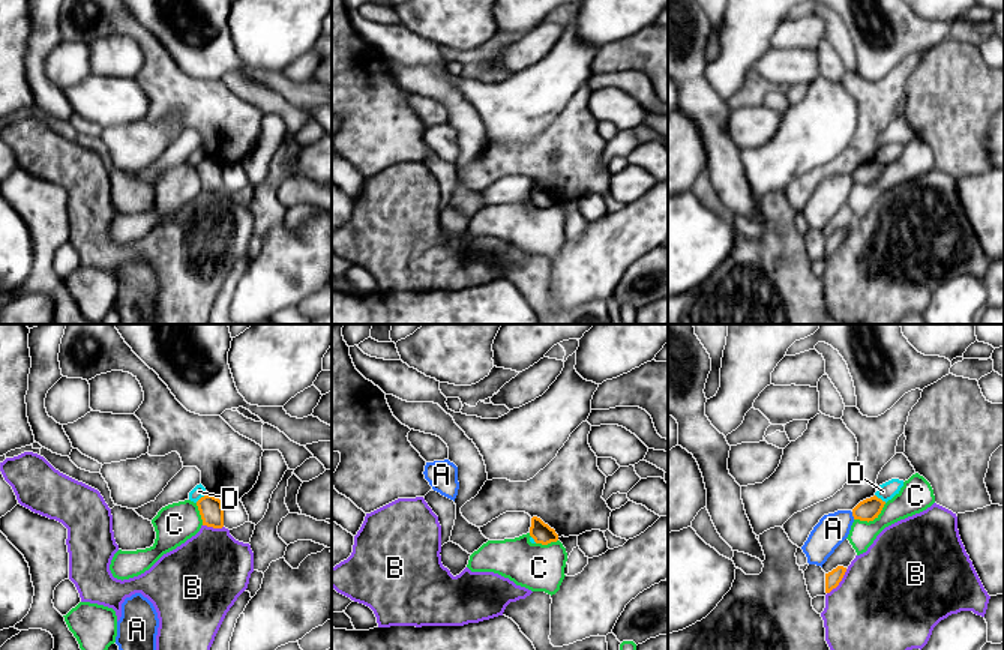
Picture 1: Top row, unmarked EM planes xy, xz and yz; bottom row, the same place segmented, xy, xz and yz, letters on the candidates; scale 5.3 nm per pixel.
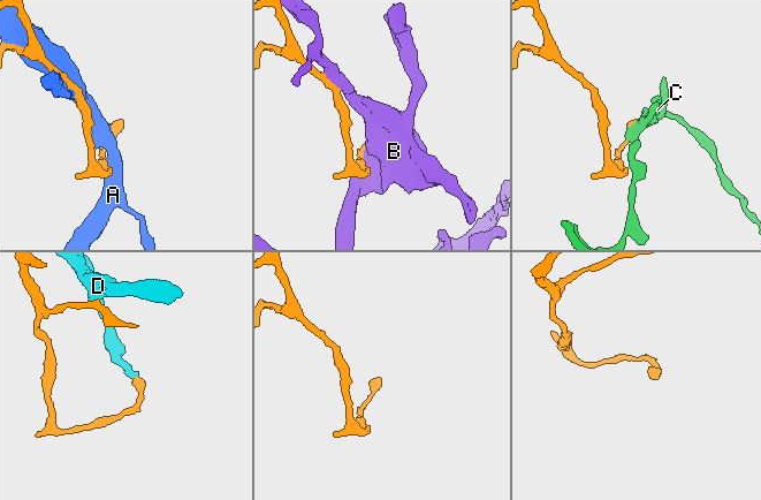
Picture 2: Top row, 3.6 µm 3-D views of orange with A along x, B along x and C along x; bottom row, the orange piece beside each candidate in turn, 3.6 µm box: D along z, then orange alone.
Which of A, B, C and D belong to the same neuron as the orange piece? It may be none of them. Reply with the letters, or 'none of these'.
none of these

